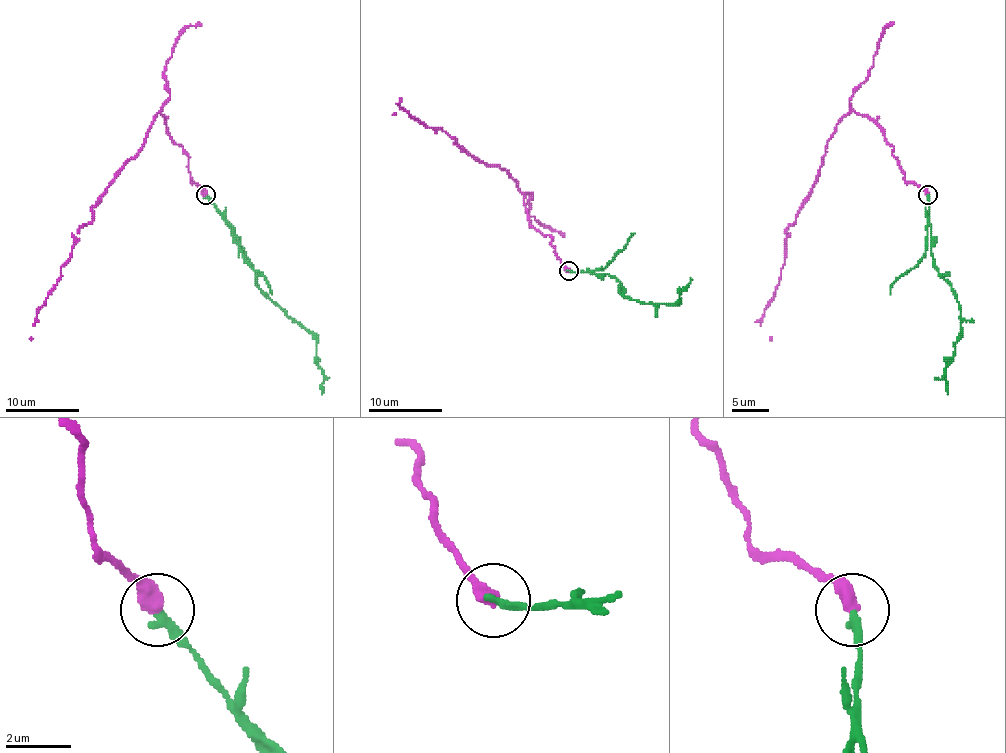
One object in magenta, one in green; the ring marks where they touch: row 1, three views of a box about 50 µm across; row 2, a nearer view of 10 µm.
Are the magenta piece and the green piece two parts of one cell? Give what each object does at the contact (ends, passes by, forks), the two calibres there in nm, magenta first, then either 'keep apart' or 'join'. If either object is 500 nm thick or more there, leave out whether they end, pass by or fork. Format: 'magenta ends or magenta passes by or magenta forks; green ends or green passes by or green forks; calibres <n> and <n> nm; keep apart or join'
magenta ends; green ends; calibres 480 and 280 nm; keep apart

